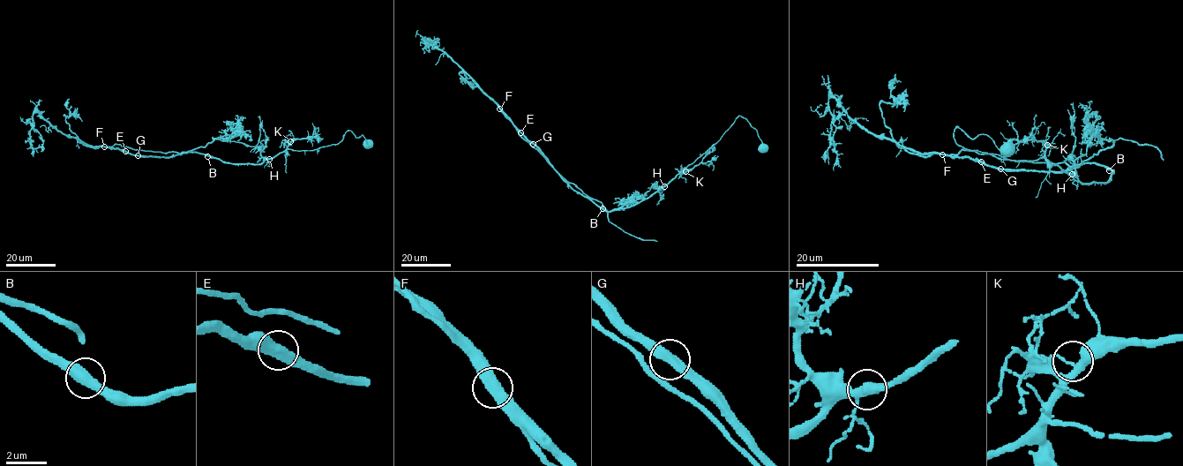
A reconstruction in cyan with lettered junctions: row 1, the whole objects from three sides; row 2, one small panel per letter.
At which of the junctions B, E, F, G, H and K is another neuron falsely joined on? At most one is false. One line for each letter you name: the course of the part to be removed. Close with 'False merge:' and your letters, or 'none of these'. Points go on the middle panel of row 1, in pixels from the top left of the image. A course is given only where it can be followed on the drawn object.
F: Course of the part to remove: (500, 108), (522, 137), (557, 171), (602, 203), (608, 211), (610, 221), (634, 236), (657, 241)
False merge: F

